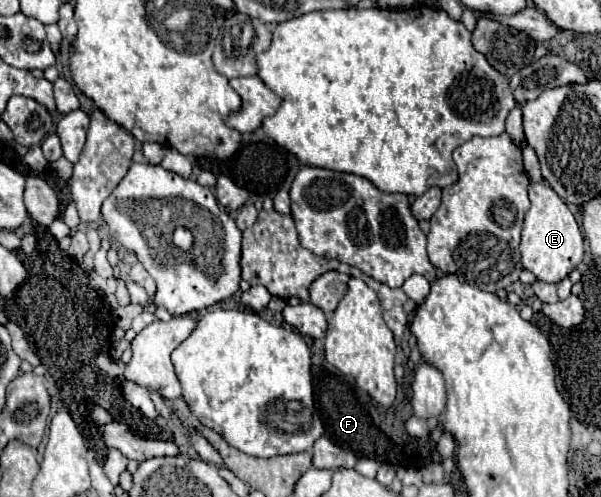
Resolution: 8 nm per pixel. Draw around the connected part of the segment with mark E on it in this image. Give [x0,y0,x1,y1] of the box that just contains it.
[521,183,583,283]

